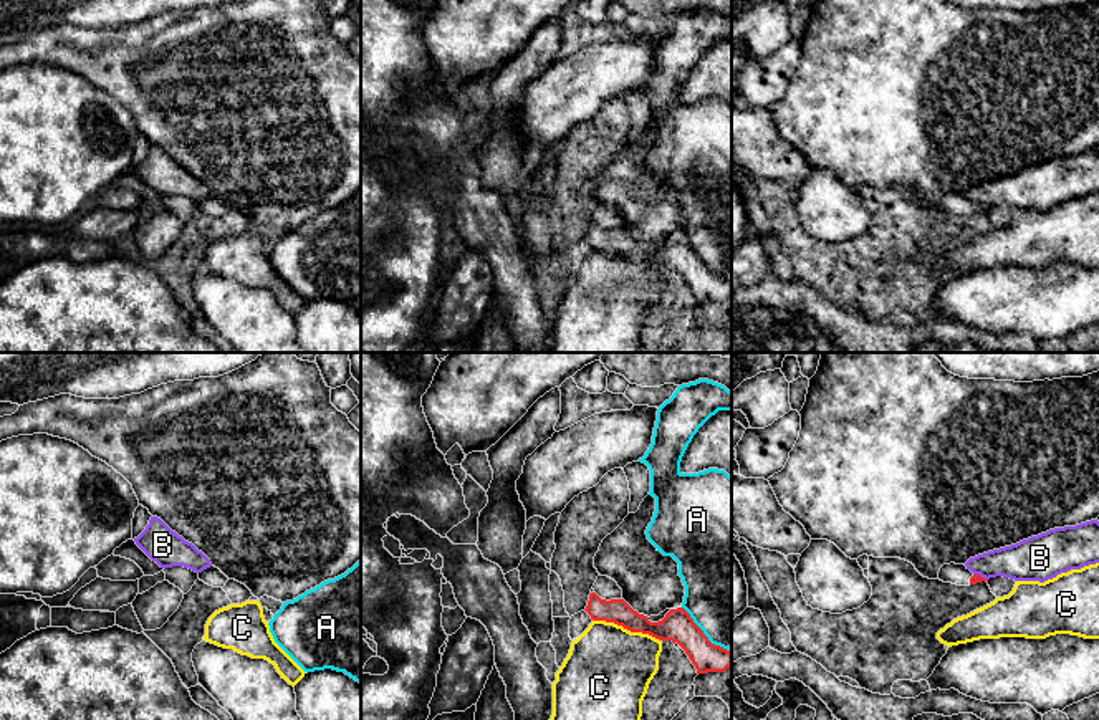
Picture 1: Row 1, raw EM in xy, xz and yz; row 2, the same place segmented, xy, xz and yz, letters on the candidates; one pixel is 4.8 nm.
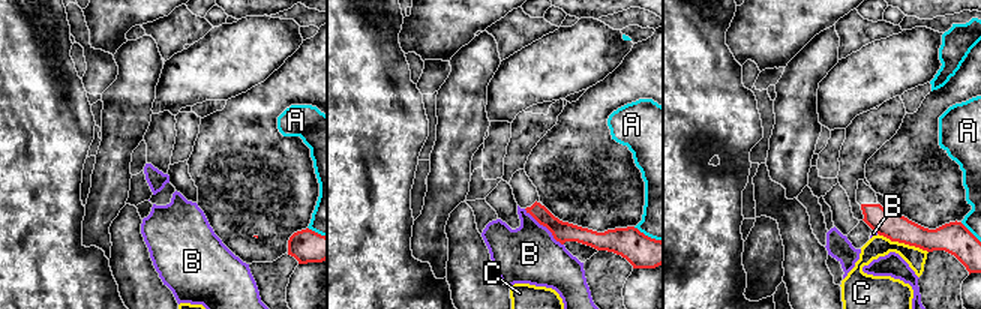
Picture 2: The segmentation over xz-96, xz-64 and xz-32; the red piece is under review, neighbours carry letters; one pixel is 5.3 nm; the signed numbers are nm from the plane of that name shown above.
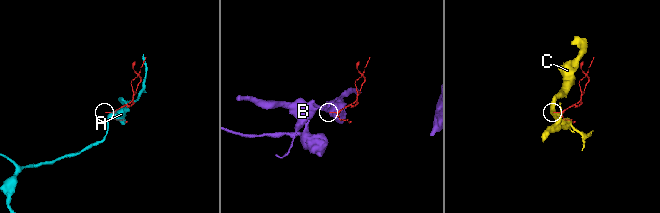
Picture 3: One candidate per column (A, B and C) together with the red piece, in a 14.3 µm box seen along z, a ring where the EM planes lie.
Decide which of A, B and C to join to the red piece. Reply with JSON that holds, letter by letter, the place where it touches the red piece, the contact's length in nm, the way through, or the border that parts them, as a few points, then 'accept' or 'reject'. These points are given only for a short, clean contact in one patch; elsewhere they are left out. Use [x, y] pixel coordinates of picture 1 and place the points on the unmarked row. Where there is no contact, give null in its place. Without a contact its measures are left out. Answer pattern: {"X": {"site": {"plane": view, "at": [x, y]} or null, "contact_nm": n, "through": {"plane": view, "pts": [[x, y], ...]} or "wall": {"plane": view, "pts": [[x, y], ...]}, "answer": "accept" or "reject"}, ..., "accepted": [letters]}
{"A": {"site": {"plane": "xz", "at": [704, 264]}, "contact_nm": 340, "answer": "reject"}, "B": {"site": {"plane": "yz", "at": [979, 204]}, "contact_nm": 80, "wall": {"plane": "yz", "pts": [[974, 202], [987, 209]]}, "answer": "reject"}, "C": {"site": {"plane": "xz", "at": [628, 259]}, "contact_nm": 360, "wall": {"plane": "xz", "pts": [[593, 249], [647, 262], [661, 270]]}, "answer": "reject"}, "accepted": []}

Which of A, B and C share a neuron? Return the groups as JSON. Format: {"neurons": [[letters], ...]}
{"neurons": [["A"], ["B"], ["C"]]}

